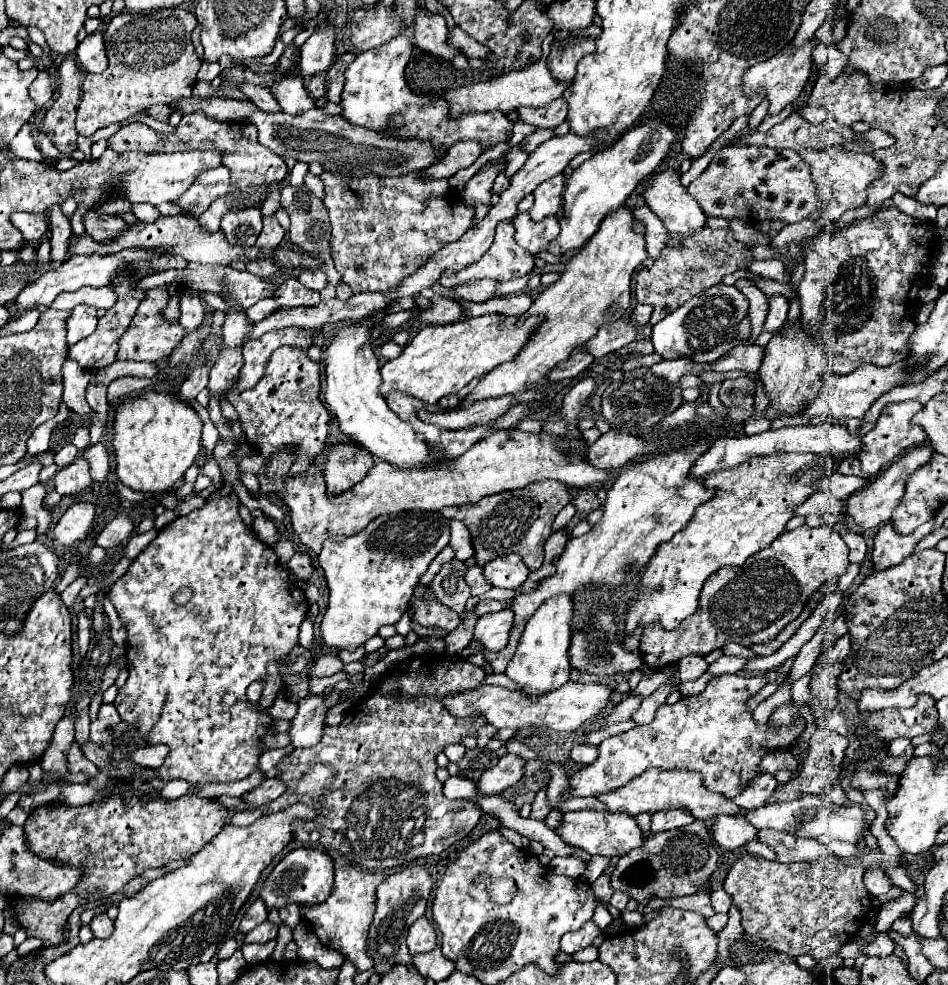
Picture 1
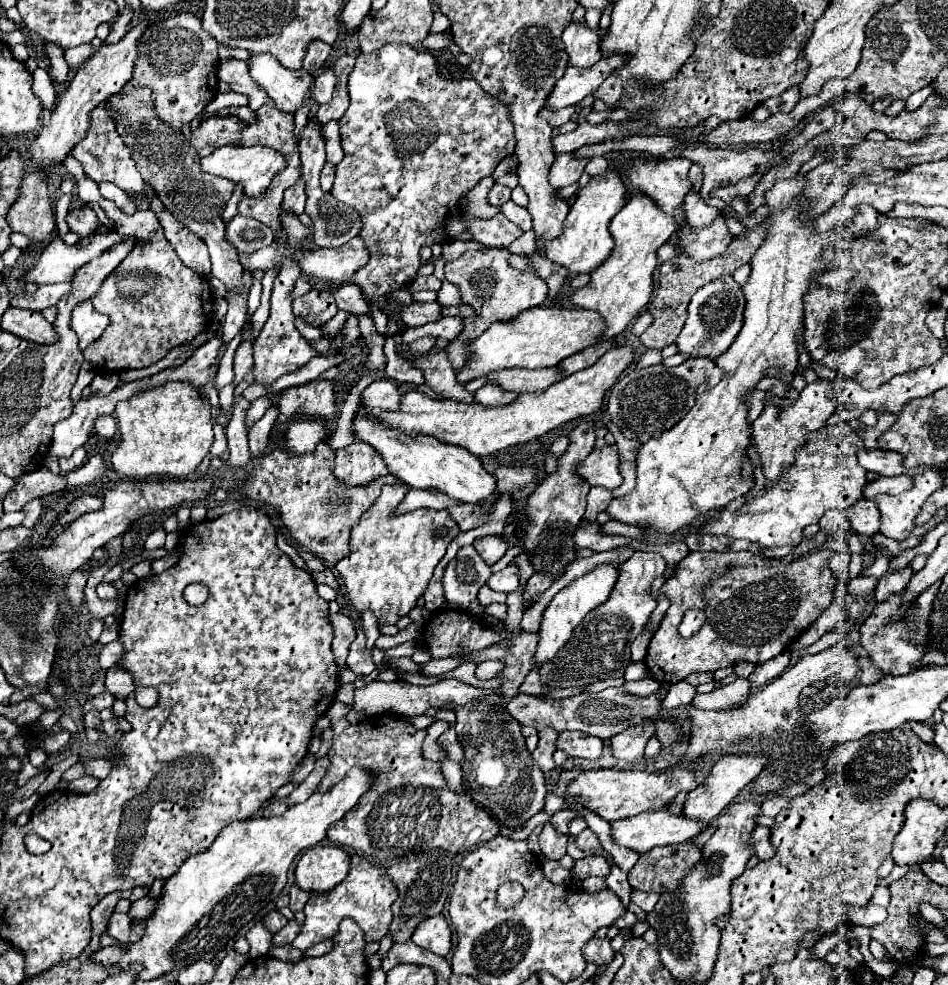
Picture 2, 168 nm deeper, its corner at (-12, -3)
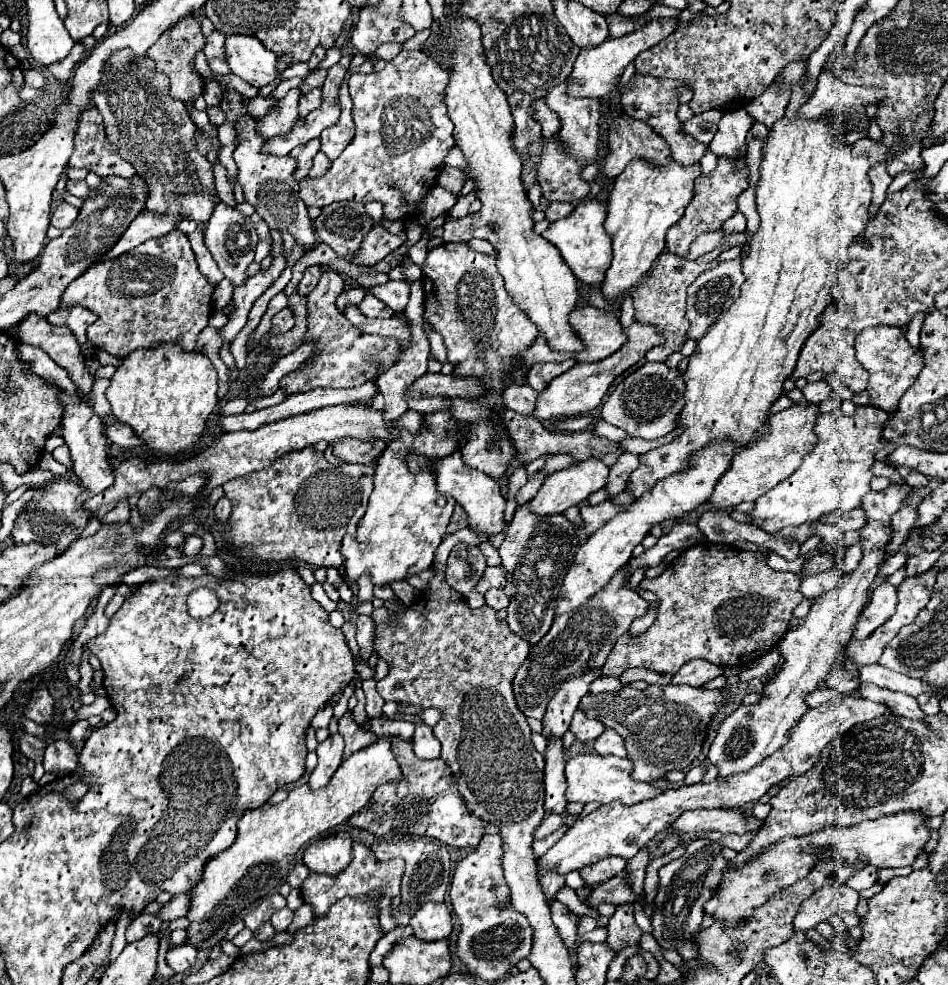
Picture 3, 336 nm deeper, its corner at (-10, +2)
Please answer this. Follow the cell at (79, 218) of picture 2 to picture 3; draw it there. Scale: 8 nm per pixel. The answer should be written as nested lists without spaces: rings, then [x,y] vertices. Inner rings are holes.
[[[62,202],[62,204],[54,210],[50,222],[52,222],[52,226],[64,230],[64,228],[68,228],[68,226],[76,220],[76,216],[78,216],[78,208],[74,208],[74,206]]]

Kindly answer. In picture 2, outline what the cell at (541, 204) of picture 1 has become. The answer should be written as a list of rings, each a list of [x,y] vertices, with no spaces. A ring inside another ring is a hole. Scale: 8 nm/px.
[[[572,155],[556,157],[556,161],[552,163],[550,173],[548,173],[548,183],[554,189],[574,185],[580,179],[580,175],[584,173],[586,163],[588,163],[588,159],[574,159]]]

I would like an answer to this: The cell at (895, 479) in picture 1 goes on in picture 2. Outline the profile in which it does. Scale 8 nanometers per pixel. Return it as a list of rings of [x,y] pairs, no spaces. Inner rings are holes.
[[[860,499],[858,503],[846,509],[846,515],[856,533],[872,537],[880,529],[880,511],[876,505],[872,505],[870,499]]]

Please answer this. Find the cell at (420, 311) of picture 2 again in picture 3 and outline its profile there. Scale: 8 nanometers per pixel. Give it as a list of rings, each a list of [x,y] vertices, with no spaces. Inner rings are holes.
[[[404,280],[386,282],[380,286],[372,286],[368,290],[370,290],[370,294],[374,294],[378,300],[382,300],[394,312],[402,312],[406,308],[408,296],[410,296],[410,284],[406,284]]]

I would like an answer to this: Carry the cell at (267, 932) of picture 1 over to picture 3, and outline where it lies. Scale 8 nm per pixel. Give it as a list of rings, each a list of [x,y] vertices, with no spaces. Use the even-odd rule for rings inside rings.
[[[302,904],[302,906],[294,912],[294,920],[292,920],[292,924],[288,926],[288,932],[292,934],[292,932],[308,926],[312,920],[314,920],[314,910],[312,910],[308,904]]]

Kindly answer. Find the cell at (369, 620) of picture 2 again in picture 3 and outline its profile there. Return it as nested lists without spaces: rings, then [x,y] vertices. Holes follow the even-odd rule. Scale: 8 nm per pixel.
[[[362,574],[360,578],[358,578],[358,582],[356,582],[356,586],[358,586],[358,600],[360,602],[372,602],[372,580],[370,580],[370,576],[368,574]]]

